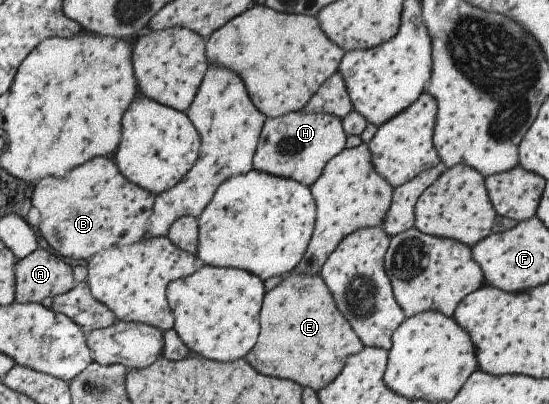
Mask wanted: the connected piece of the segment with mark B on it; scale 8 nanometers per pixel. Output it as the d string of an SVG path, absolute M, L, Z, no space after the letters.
M94 157L84 165L72 169L68 177L46 177L34 184L31 204L40 212L41 237L64 257L88 260L100 250L116 245L127 246L139 242L147 235L147 223L153 212L156 195L128 181L110 157Z

